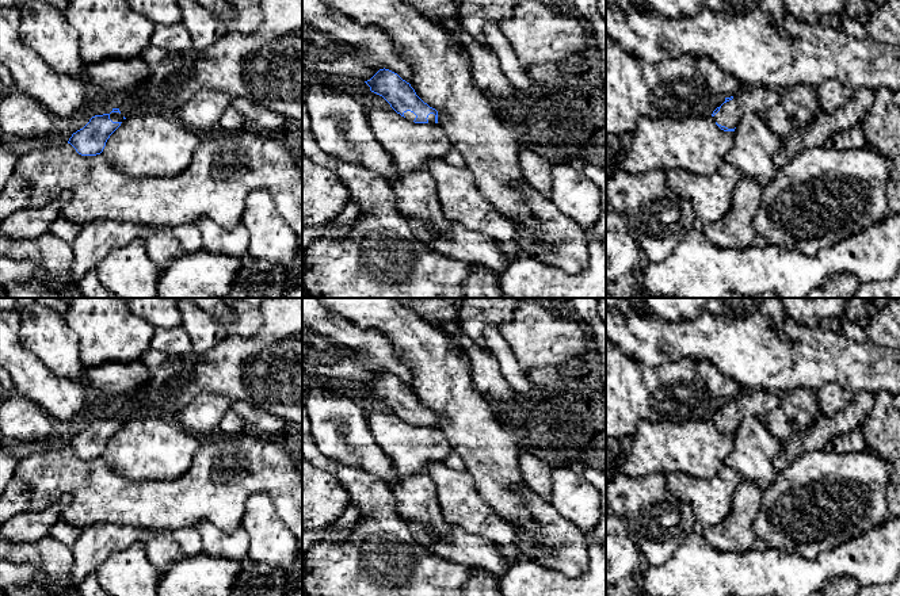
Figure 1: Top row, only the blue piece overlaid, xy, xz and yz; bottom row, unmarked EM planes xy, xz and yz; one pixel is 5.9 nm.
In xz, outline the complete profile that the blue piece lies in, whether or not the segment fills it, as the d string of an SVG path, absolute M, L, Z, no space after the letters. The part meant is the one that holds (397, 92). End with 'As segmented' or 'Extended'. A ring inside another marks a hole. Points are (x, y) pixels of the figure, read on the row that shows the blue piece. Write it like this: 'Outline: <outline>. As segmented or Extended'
Outline: M380 69L370 80L365 81L370 91L382 96L390 107L415 123L438 123L438 111L424 103L397 73Z. Extended

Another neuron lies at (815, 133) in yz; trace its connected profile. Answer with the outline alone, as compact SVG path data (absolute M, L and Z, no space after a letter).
M859 88L854 98L832 112L820 112L809 123L796 127L782 140L782 146L774 156L774 164L782 168L801 150L824 146L827 138L838 131L859 123L874 102L876 89Z

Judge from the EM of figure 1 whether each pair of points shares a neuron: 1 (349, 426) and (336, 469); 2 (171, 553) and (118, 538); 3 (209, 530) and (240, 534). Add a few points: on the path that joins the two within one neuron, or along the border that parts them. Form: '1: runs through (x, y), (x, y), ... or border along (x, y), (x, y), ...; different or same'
1: border along (316, 444), (328, 457), (367, 473); different
2: runs through (157, 545), (147, 537), (132, 537); same
3: runs through (217, 538), (232, 538); same

